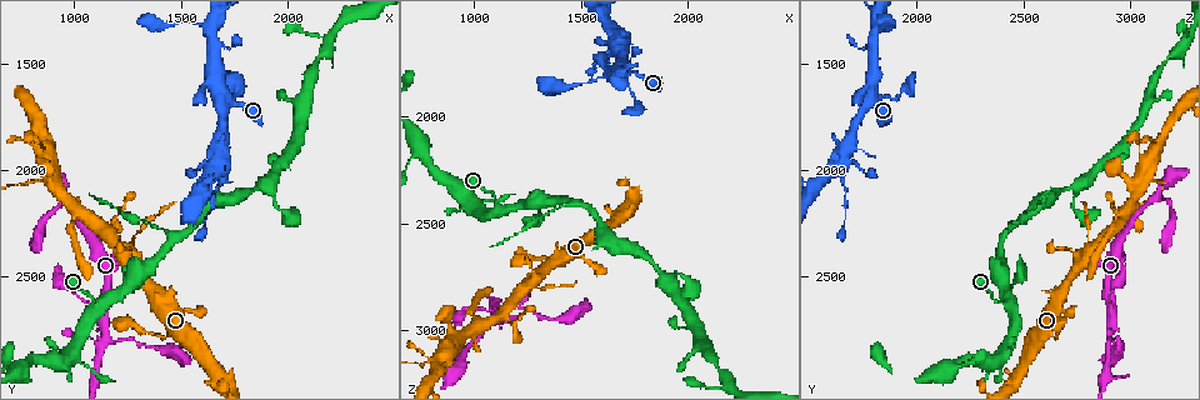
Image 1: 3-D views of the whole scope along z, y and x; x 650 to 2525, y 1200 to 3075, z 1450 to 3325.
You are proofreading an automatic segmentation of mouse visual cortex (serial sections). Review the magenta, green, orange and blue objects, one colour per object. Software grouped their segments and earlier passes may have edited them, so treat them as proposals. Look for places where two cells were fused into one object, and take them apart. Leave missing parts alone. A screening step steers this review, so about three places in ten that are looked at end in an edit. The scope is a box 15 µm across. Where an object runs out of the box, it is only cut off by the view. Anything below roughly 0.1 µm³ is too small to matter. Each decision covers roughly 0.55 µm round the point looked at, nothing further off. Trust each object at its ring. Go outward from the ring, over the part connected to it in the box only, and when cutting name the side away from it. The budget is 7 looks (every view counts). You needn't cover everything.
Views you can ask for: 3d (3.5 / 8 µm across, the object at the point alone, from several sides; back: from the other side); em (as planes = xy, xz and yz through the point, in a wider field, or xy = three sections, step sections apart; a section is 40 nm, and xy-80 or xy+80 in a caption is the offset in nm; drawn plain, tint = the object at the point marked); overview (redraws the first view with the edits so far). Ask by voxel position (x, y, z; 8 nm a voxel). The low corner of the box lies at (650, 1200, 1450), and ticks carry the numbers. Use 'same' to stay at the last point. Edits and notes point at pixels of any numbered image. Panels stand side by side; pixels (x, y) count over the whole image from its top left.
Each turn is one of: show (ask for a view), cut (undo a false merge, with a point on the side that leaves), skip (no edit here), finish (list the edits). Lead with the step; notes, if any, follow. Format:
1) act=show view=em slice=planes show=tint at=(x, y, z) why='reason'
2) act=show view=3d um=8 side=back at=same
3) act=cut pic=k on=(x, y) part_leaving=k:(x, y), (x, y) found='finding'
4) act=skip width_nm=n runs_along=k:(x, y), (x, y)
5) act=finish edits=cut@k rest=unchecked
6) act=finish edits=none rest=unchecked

act=show view=em slice=planes show=tint at=(1150, 2790, 2910) why='three arms meet'

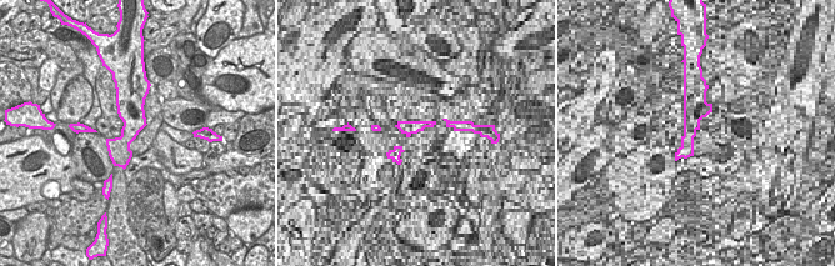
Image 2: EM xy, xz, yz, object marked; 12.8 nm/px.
act=show view=3d um=3.5 at=same

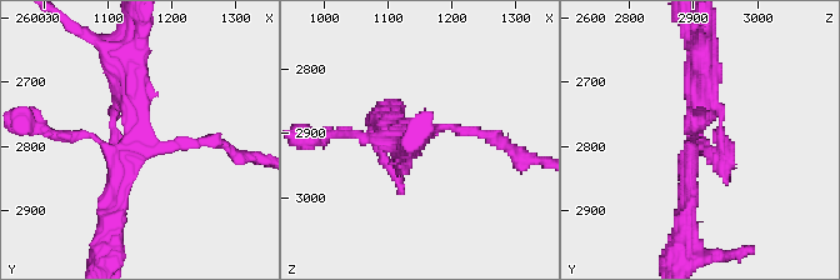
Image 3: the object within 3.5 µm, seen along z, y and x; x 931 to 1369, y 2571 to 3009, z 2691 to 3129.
act=skip runs_along=3:(125, 56), (144, 149), (213, 141) found='continuous, no second cell'

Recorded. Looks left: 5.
act=show view=3d um=3.5 side=back at=(1720, 1670, 1780) why='abrupt turn'

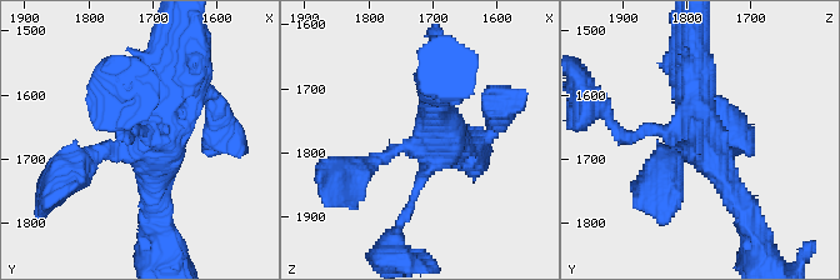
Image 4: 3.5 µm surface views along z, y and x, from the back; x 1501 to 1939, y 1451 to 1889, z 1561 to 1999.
act=show view=em slice=planes show=tint at=(1715, 1685, 1790) arms=4 arm_widths_nm=150,300,300,500 why='need the tissue'

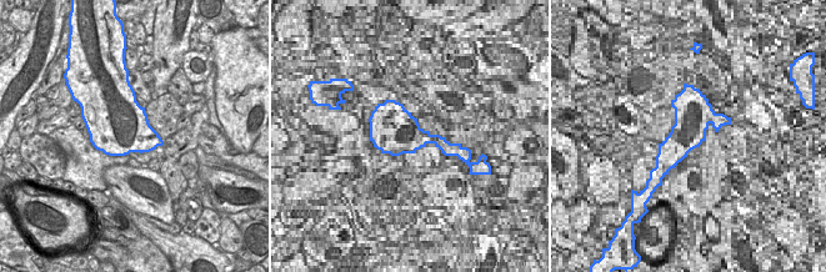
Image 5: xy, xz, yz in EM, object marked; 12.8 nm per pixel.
act=skip runs_along=4:(350, 176), (434, 135), (434, 96) found='continuous, no second cell'

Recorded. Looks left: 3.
act=show view=3d um=3.5 at=(1680, 1960, 1640) why='three arms meet'

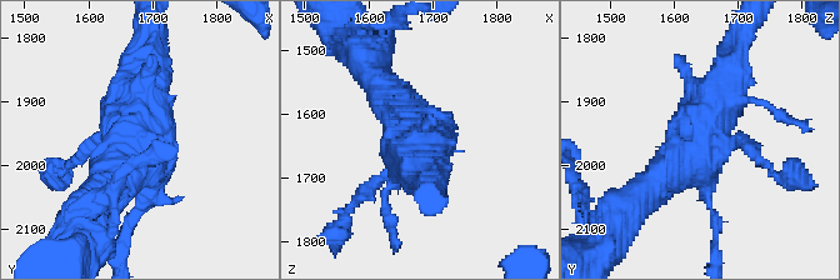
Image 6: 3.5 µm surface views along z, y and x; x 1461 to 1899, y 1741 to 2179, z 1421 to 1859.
act=show view=em slice=xy step=3 show=tint at=(1690, 1965, 1640) why='shape alone is not enough'

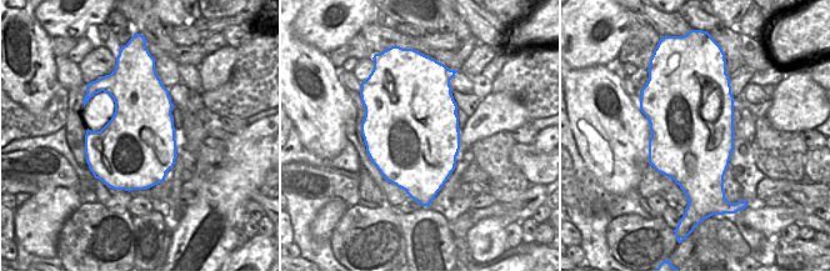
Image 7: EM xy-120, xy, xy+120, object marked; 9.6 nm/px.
act=skip found='continuous, no second cell'

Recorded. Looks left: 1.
act=finish edits=none rest=unchecked

